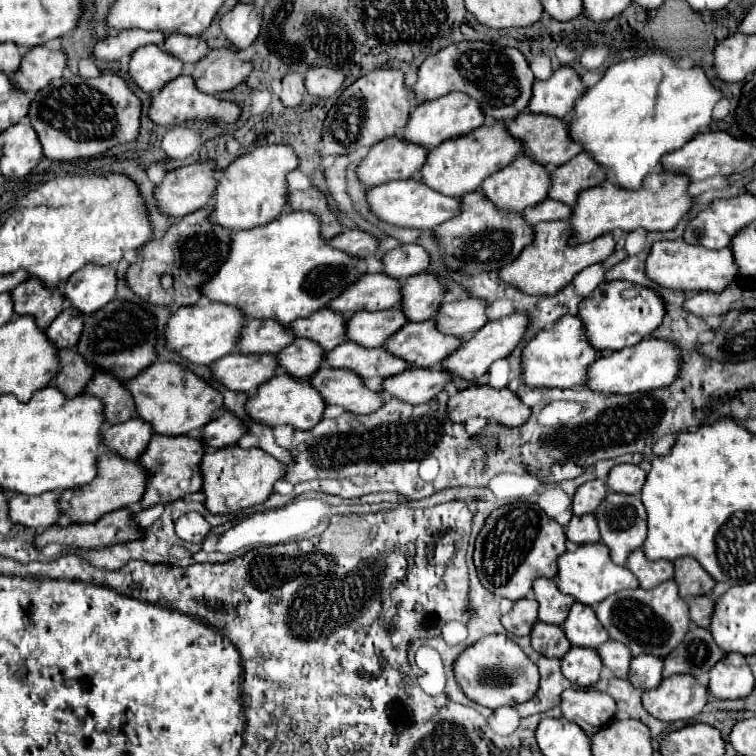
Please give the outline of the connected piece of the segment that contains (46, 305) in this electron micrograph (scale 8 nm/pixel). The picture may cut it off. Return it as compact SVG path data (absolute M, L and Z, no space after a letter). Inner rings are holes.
M26 279L12 291L14 313L32 315L40 329L46 329L64 309L64 295L58 287L44 287L40 279Z

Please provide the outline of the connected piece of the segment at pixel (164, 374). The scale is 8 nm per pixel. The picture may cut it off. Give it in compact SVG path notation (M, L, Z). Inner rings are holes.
M156 361L148 369L144 369L140 375L130 379L126 383L126 389L136 399L138 415L152 423L154 433L160 435L194 435L204 425L208 425L214 415L222 409L220 403L224 403L224 397L218 389L214 389L206 379L192 373L188 367L178 363L162 363Z

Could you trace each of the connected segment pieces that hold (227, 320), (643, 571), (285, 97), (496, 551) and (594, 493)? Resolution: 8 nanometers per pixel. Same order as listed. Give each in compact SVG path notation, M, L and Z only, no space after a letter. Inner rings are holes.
M210 301L204 305L200 303L192 307L178 307L166 325L166 343L188 361L210 365L236 349L236 335L240 335L240 327L244 327L244 321L244 315L240 317L240 313L226 303Z
M636 549L628 555L626 567L636 575L642 589L652 589L674 575L674 565L670 561L648 561L642 549Z
M288 73L288 75L282 79L280 101L282 101L286 107L296 107L296 105L300 105L304 93L306 93L306 87L304 87L304 77L302 77L300 73Z
M516 501L504 505L486 519L476 537L474 565L484 589L518 601L526 597L532 581L538 577L554 577L558 573L556 559L566 551L564 529L550 519L536 503Z
M588 481L582 487L578 487L578 491L572 497L572 513L574 515L586 515L596 511L596 507L600 505L600 501L606 495L606 483L604 481Z

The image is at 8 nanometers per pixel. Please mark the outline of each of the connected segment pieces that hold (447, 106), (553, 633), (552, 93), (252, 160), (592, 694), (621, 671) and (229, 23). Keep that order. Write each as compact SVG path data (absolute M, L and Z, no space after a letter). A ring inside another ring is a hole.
M452 91L452 93L448 93L448 95L440 97L440 99L432 99L432 101L420 103L410 113L410 121L404 127L404 131L400 133L400 137L404 141L412 141L412 143L424 145L426 149L434 149L442 141L460 137L464 133L470 133L476 127L480 127L482 123L484 123L484 111L480 111L480 103L476 103L476 99L472 99L470 95L464 95L460 91Z
M536 621L530 633L532 639L532 649L538 651L544 657L562 657L568 649L570 643L558 625L546 625L542 621Z
M562 65L552 73L550 79L534 81L534 95L530 99L528 109L532 113L548 113L554 117L564 117L570 113L568 109L574 107L576 99L584 95L584 91L586 87L580 75L572 67Z
M262 145L248 155L238 157L230 167L224 169L224 175L218 179L212 221L220 223L222 227L240 231L266 225L272 219L280 217L288 203L286 175L298 169L298 165L300 157L290 145Z
M568 689L560 703L564 719L576 723L588 735L604 727L616 713L616 703L610 695L596 689Z
M606 641L596 651L598 651L600 659L602 659L602 665L608 667L614 673L614 677L626 679L628 663L632 659L632 655L630 655L630 651L628 651L626 645L622 645L618 641Z
M238 3L220 17L220 29L236 49L246 49L260 33L262 9L252 3Z

